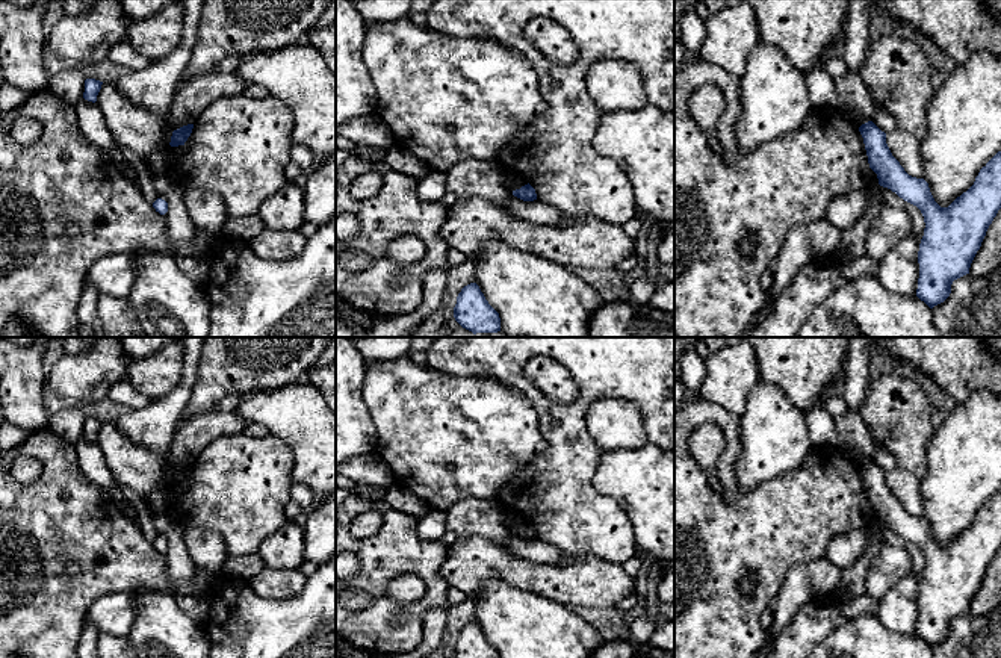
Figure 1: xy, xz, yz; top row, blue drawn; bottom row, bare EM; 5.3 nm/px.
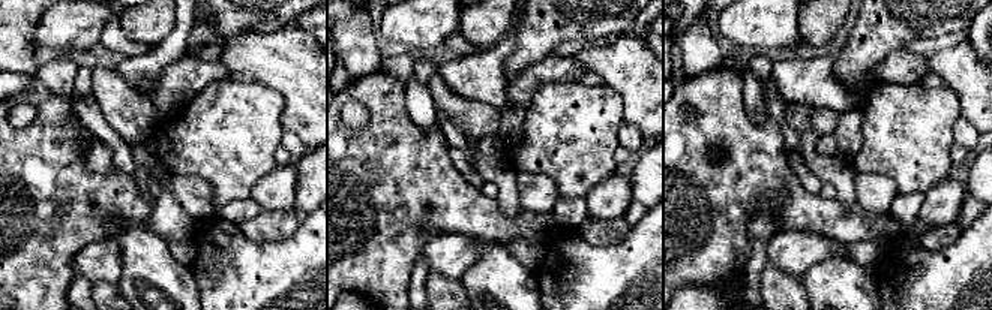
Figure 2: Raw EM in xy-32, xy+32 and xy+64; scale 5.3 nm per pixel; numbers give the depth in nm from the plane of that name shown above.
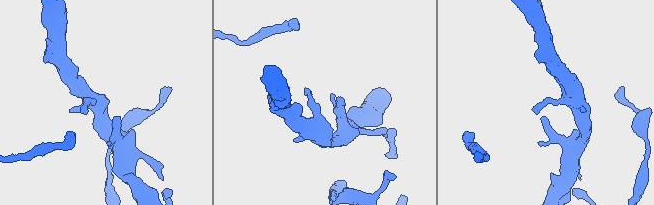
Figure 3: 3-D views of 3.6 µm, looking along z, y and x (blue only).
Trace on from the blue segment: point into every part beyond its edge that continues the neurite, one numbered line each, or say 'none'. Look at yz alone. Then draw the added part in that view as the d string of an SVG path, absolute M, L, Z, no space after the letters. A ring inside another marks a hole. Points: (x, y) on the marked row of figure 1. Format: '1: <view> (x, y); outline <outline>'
none

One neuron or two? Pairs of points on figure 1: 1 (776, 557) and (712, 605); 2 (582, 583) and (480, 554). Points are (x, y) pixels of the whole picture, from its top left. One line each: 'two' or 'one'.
1: one
2: one

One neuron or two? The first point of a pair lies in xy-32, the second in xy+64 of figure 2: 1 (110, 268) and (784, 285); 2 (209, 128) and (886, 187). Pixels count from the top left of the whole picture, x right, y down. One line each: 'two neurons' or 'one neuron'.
1: two neurons
2: two neurons

